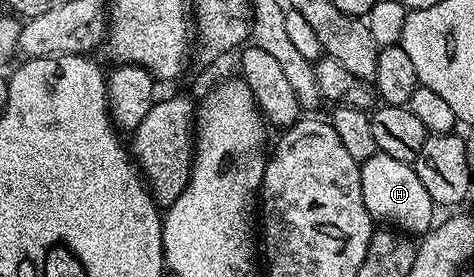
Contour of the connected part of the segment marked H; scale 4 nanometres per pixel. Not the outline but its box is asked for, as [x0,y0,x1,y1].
[360,151,436,235]

